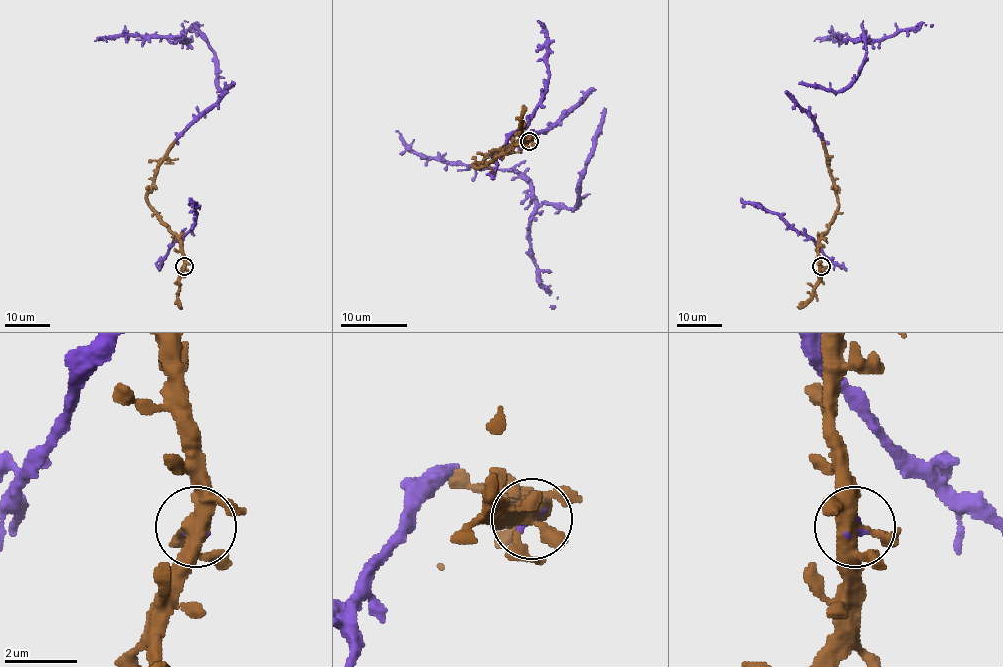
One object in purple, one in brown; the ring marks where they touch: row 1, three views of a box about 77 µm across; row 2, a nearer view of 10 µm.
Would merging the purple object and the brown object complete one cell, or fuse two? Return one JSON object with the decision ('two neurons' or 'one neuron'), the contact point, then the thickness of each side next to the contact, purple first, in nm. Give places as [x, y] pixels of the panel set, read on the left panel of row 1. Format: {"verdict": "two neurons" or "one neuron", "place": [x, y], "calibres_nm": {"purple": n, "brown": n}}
{"verdict": "one neuron", "place": [184, 266], "calibres_nm": {"purple": 90, "brown": 420}}

